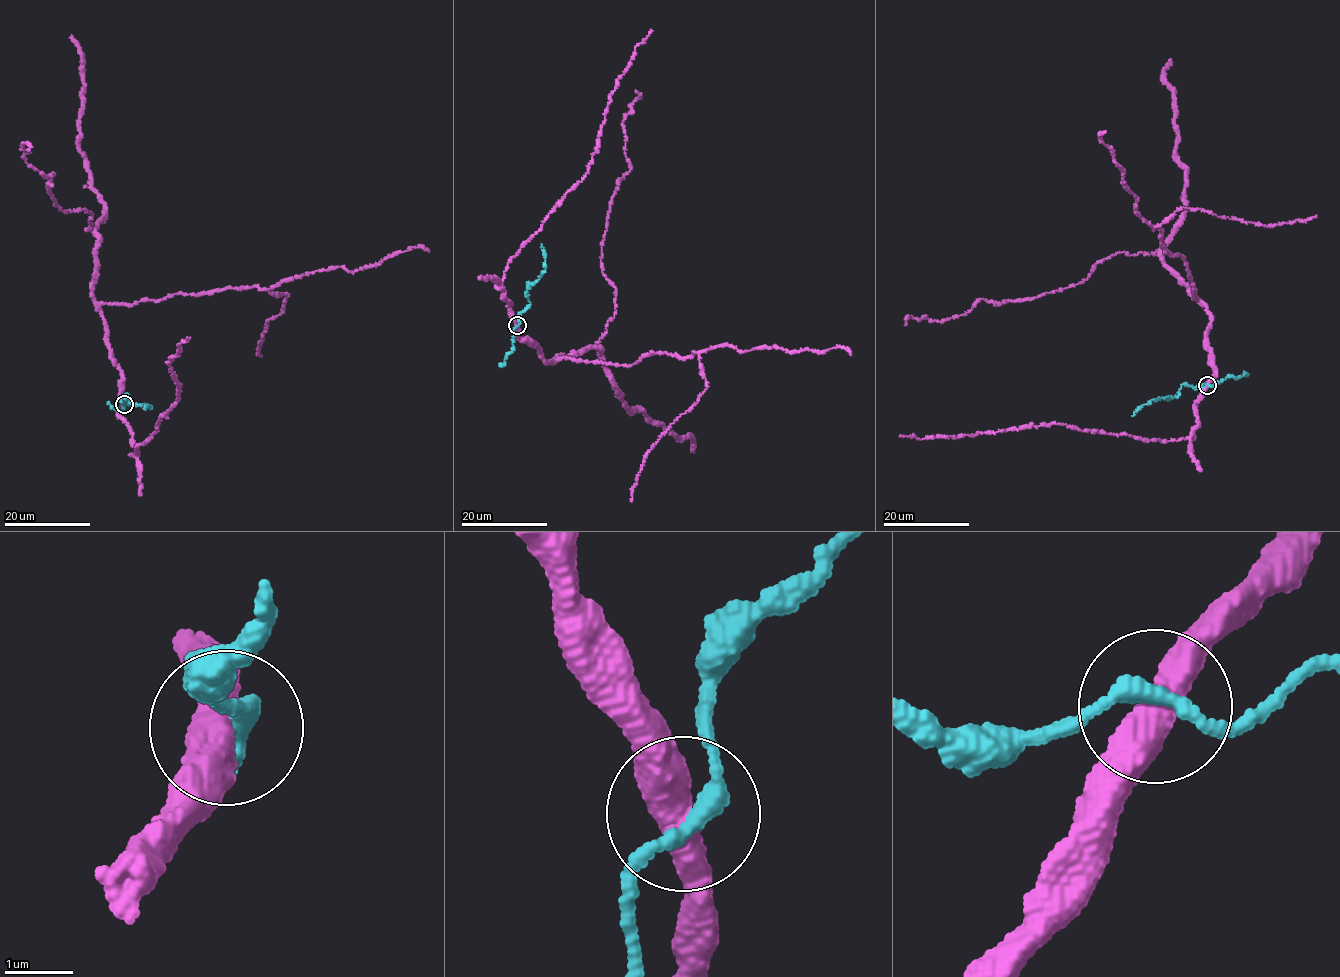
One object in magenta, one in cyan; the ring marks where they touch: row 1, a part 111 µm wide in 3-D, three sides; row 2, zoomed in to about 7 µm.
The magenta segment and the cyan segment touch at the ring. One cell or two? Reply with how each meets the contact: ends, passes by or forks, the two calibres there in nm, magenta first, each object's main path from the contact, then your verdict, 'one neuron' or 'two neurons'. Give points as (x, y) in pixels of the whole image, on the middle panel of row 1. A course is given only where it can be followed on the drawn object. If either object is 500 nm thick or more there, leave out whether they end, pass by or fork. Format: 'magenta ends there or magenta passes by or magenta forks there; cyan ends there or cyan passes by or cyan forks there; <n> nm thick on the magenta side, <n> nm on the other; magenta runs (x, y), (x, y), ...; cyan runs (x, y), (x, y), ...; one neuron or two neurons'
magenta passes by; cyan passes by; 480 nm thick on the magenta side, 240 nm on the other; magenta runs (517, 325), (518, 338), (548, 363), (601, 352), (615, 308), (602, 243), (630, 169), (624, 118), (636, 90); cyan runs (518, 324), (519, 316), (529, 305), (526, 297), (530, 284), (538, 280), (544, 271), (546, 256), (541, 245); two neurons

